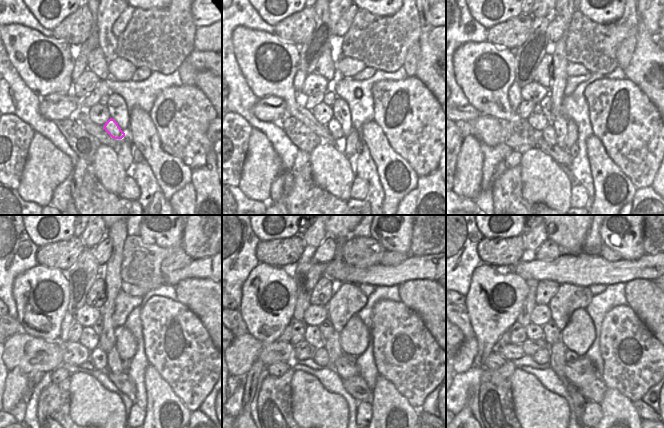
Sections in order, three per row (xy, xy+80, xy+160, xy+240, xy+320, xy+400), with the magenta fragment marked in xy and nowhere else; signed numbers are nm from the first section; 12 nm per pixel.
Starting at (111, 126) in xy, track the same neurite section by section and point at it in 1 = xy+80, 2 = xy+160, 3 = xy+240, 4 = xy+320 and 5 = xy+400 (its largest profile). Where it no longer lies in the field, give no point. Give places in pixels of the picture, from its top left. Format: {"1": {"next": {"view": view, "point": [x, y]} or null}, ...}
{"1": {"next": {"view": "xy+80", "point": [334, 127]}}, "2": {"next": {"view": "xy+160", "point": [548, 133]}}, "3": {"next": {"view": "xy+240", "point": [98, 357]}}, "4": {"next": {"view": "xy+320", "point": [321, 357]}}, "5": {"next": {"view": "xy+400", "point": [542, 356]}}}

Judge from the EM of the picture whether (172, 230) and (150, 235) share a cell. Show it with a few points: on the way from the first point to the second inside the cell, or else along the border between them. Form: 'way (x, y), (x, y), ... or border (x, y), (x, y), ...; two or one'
way (167, 232), (155, 233); one

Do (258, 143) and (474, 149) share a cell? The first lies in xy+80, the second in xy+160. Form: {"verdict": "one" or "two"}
{"verdict": "one"}

